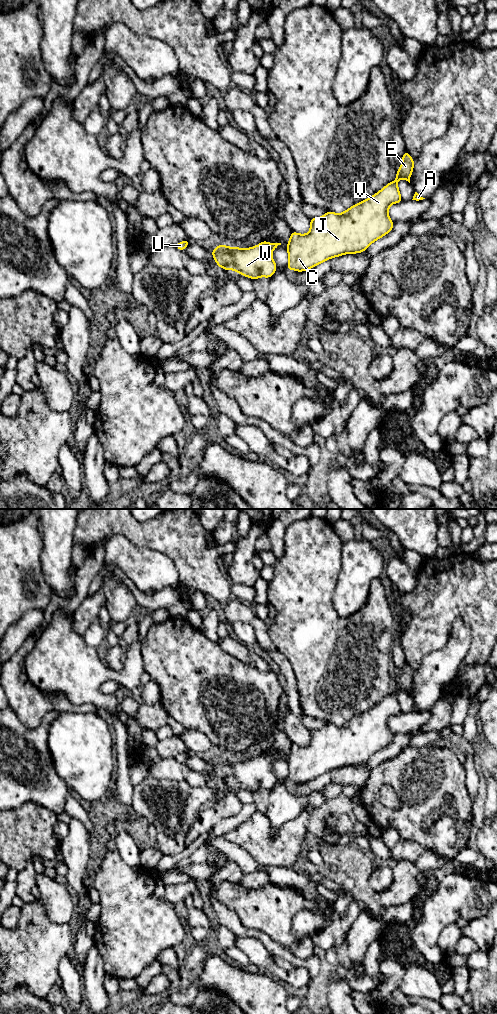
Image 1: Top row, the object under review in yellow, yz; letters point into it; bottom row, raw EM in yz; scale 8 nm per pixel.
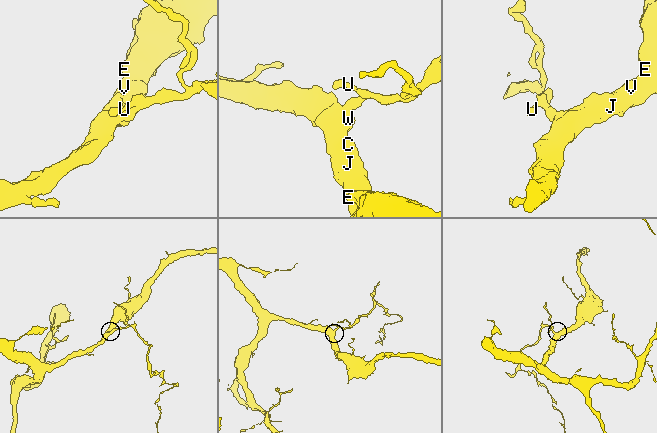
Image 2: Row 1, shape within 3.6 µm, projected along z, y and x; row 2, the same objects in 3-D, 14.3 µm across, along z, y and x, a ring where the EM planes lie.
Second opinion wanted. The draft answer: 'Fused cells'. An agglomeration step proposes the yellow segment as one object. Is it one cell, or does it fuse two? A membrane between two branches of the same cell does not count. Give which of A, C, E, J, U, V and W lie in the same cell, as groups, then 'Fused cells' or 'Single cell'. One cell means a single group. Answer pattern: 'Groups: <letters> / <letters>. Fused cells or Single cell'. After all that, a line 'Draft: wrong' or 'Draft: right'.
Groups: A C E J U V W. Single cell
Draft: wrong

